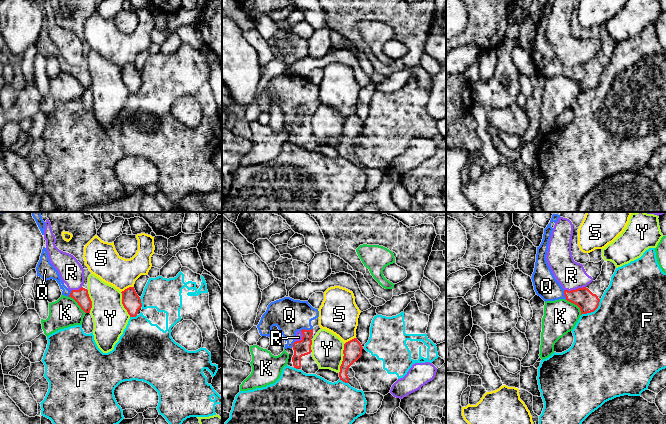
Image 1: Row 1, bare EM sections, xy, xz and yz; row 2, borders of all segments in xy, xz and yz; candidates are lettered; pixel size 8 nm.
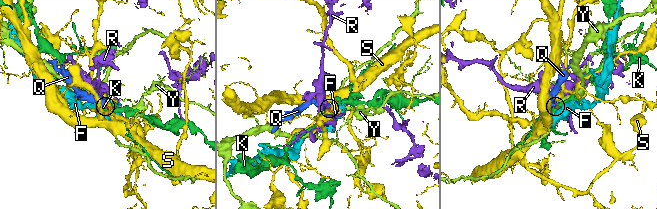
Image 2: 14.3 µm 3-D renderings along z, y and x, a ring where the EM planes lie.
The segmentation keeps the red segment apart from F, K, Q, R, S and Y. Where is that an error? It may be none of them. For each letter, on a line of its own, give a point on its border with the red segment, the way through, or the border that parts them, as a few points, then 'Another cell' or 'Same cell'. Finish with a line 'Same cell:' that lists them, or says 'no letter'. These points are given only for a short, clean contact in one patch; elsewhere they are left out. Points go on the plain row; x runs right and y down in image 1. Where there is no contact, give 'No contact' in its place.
F: Touches red at yz (593, 87). Another cell
K: Touches red at yz (576, 80). Boundary: yz (566, 75), (574, 79), (579, 84), (581, 90). Another cell
Q: Touches red at xz (306, 106). Path across: xz (301, 124), (306, 118), (306, 106), (289, 91). Same cell
R: Touches red at yz (574, 66). Boundary: yz (585, 62), (564, 66). Another cell
S: Touches red at xy (126, 65). Boundary: xy (132, 62), (121, 68). Another cell
Y: Touches red at xz (343, 134). Another cell
Same cell: Q

